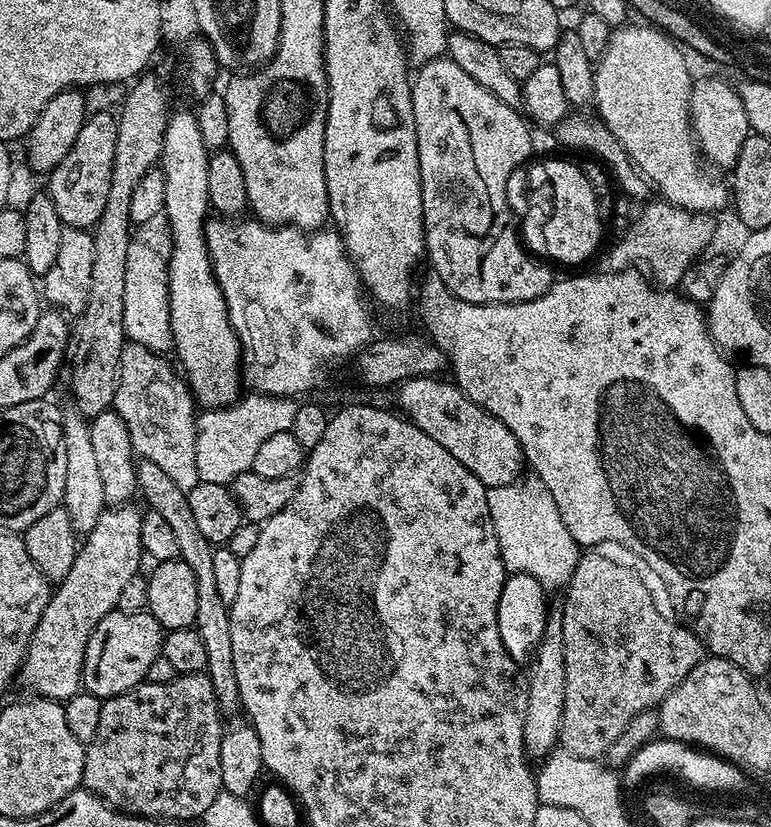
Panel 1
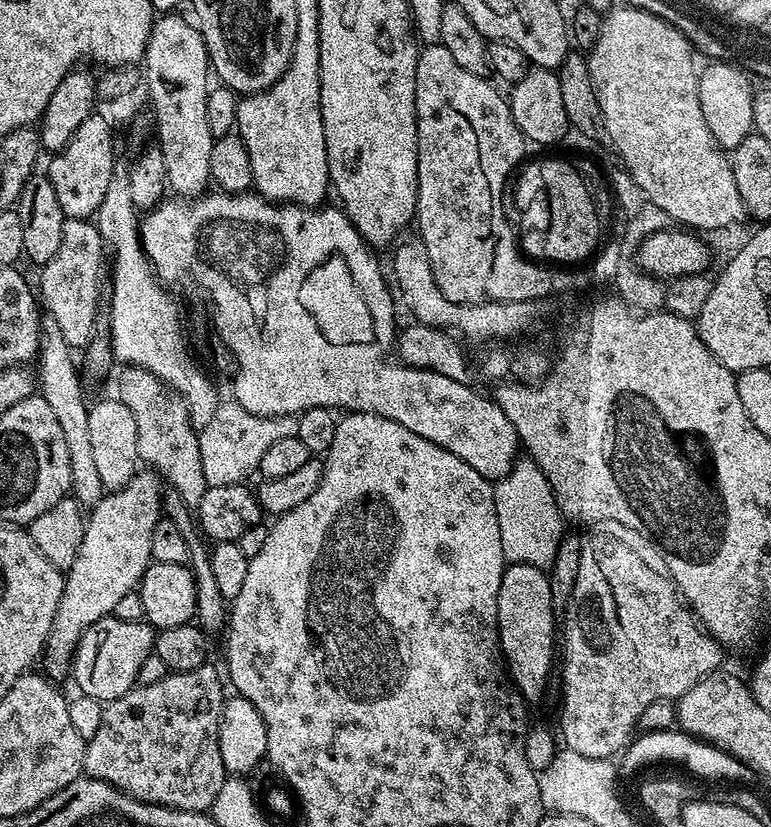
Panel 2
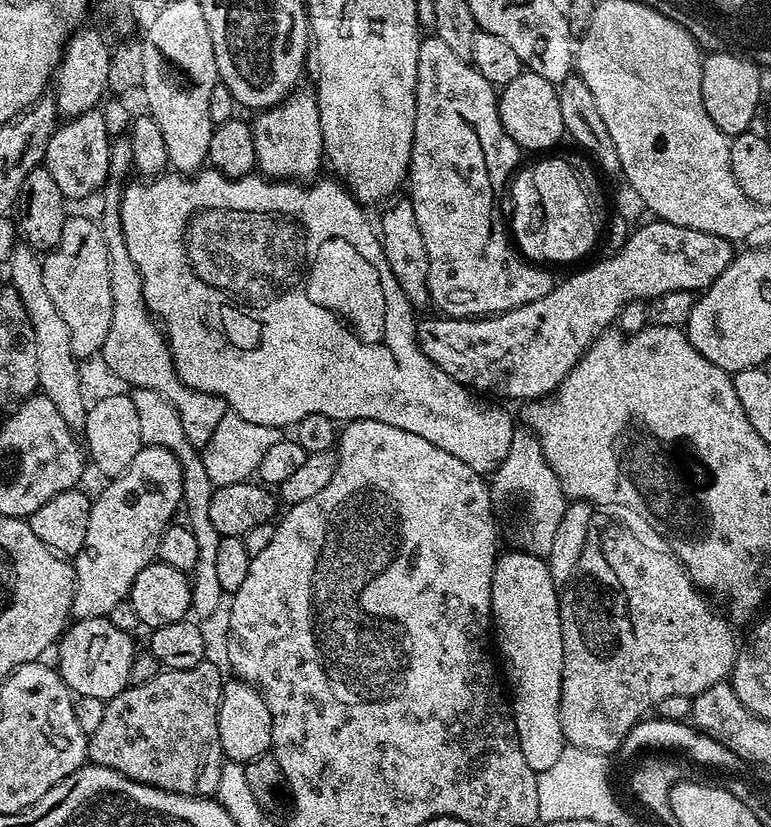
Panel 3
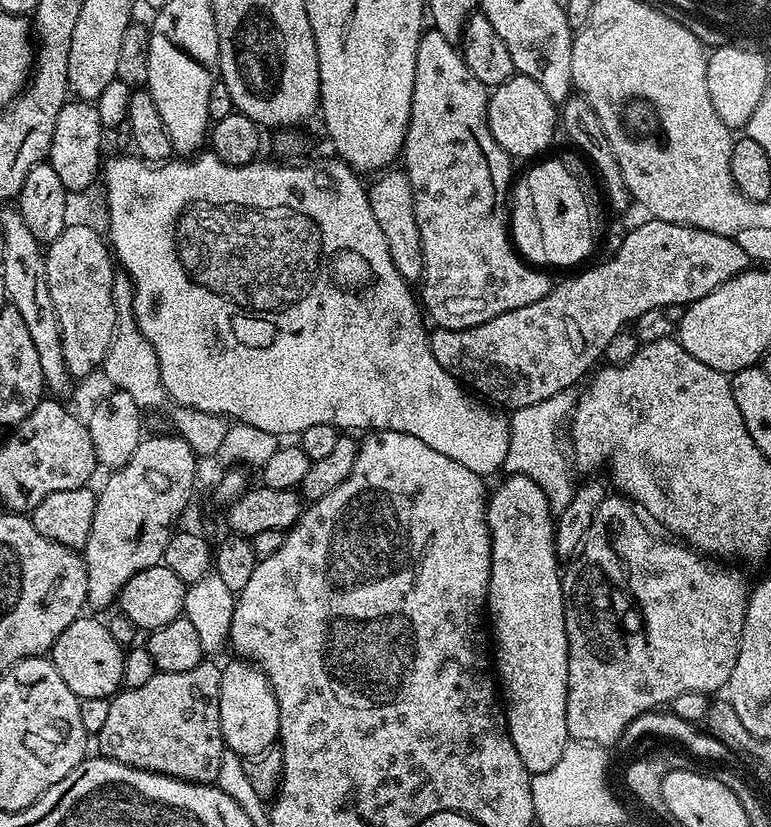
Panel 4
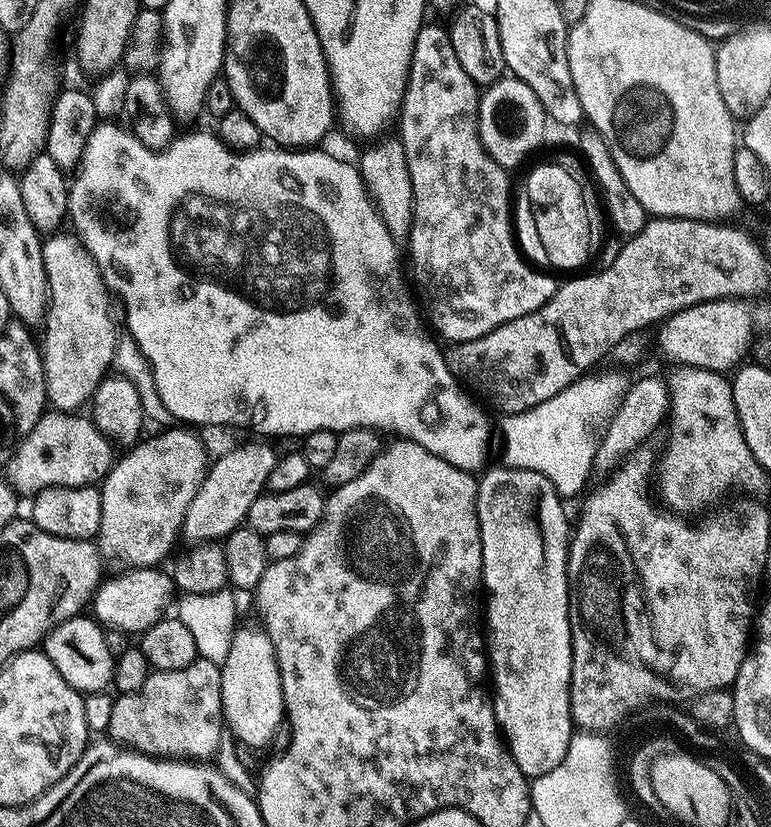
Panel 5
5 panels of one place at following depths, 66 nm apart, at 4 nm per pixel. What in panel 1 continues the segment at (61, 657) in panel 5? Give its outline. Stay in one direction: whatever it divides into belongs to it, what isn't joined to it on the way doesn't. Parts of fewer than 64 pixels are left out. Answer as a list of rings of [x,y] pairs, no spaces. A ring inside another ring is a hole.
[[[147,610],[138,614],[122,614],[118,611],[106,614],[106,618],[102,618],[102,622],[98,622],[98,626],[94,626],[94,630],[90,634],[90,642],[86,646],[82,677],[83,691],[107,698],[129,692],[131,688],[137,688],[139,684],[145,683],[150,665],[161,655],[160,647],[164,641],[164,633],[165,629],[161,628],[160,623]]]

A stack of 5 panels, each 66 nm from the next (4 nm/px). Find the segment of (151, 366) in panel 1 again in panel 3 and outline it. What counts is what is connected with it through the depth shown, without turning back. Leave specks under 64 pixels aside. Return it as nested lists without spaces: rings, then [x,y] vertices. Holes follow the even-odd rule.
[[[137,388],[131,393],[134,402],[134,410],[138,410],[138,423],[142,429],[144,444],[156,444],[159,448],[165,448],[173,452],[182,466],[182,512],[185,512],[188,529],[198,541],[198,562],[191,577],[192,607],[191,611],[197,617],[212,616],[220,599],[225,599],[226,593],[222,586],[218,586],[218,574],[214,570],[214,561],[218,559],[218,542],[220,535],[214,530],[214,522],[210,522],[210,498],[214,491],[210,477],[206,474],[203,458],[198,448],[187,440],[186,433],[182,428],[182,419],[178,410],[160,393],[152,389]]]

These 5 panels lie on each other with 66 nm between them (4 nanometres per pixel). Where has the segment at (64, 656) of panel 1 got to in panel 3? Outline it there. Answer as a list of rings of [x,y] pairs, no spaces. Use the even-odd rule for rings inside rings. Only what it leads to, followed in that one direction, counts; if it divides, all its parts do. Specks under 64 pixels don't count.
[[[156,444],[141,446],[134,462],[120,476],[113,476],[92,500],[86,539],[74,558],[76,597],[72,616],[106,616],[118,602],[129,599],[134,578],[146,570],[158,556],[162,534],[173,523],[172,516],[181,507],[182,466],[170,450]]]

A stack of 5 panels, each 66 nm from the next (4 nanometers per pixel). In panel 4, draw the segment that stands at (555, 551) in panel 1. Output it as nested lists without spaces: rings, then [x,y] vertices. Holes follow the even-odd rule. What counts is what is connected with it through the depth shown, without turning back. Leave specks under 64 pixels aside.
[[[575,391],[559,392],[554,394],[554,398],[546,398],[546,402],[515,409],[508,421],[510,450],[506,450],[503,471],[514,476],[525,476],[538,482],[538,486],[542,486],[542,494],[546,494],[548,505],[556,514],[570,505],[574,491],[573,469],[570,467],[570,460],[565,449],[564,452],[560,449],[563,444],[564,447],[566,444],[565,437],[564,440],[560,437],[560,424],[569,423],[577,399]]]

